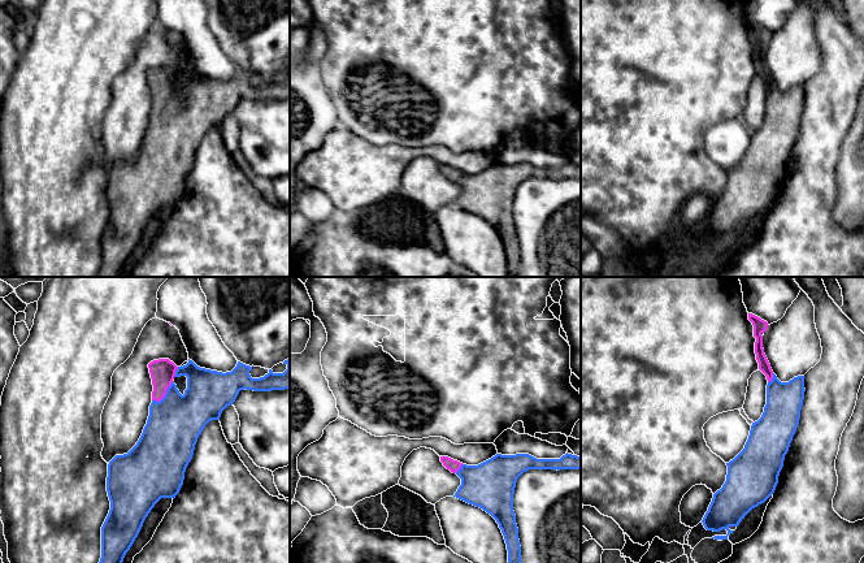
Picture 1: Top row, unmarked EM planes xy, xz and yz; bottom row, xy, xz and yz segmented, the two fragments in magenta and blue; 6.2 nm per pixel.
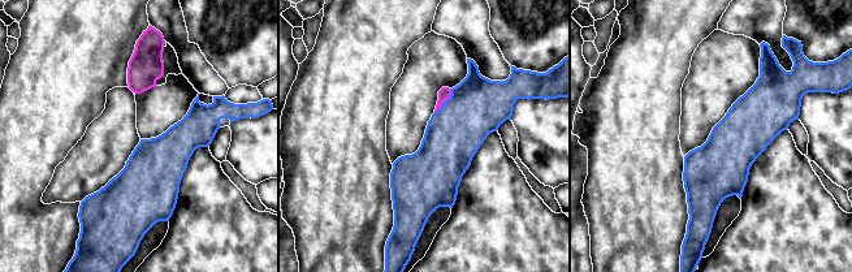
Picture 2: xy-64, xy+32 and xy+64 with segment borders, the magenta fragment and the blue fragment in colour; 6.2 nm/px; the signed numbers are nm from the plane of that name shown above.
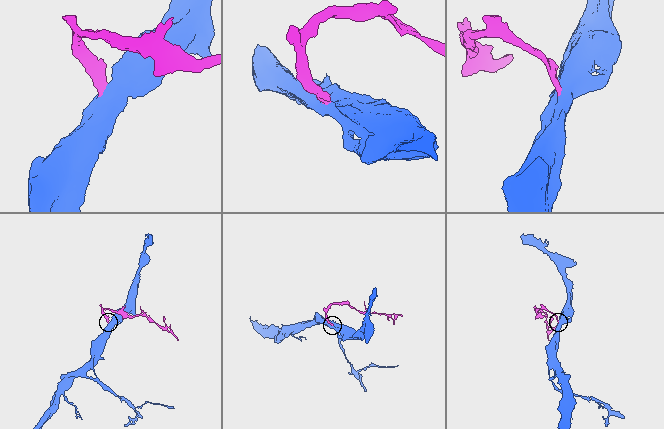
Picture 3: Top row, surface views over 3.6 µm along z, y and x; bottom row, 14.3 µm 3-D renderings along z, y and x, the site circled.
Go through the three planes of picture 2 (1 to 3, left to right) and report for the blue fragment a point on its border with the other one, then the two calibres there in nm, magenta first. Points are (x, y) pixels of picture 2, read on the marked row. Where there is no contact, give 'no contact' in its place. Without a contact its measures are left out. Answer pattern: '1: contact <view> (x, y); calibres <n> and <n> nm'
1: no contact
2: contact xy+32 (446, 99); calibres 80 and 360 nm
3: no contact

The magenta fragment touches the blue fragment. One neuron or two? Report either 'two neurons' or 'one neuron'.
one neuron

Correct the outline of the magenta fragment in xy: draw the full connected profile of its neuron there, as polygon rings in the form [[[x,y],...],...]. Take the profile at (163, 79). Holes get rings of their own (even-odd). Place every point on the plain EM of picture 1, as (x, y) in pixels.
[[[290,66],[283,73],[287,74],[283,82],[269,78],[269,82],[260,87],[252,87],[249,83],[252,75],[240,70],[226,82],[200,77],[190,68],[183,75],[177,75],[169,68],[148,73],[153,100],[147,133],[136,153],[127,163],[116,164],[108,173],[107,200],[110,218],[101,235],[101,267],[97,277],[123,277],[123,267],[151,218],[161,207],[174,208],[179,202],[203,138],[209,130],[220,129],[222,120],[235,111],[240,99],[290,98]],[[181,85],[187,86],[183,104],[173,90]]]

